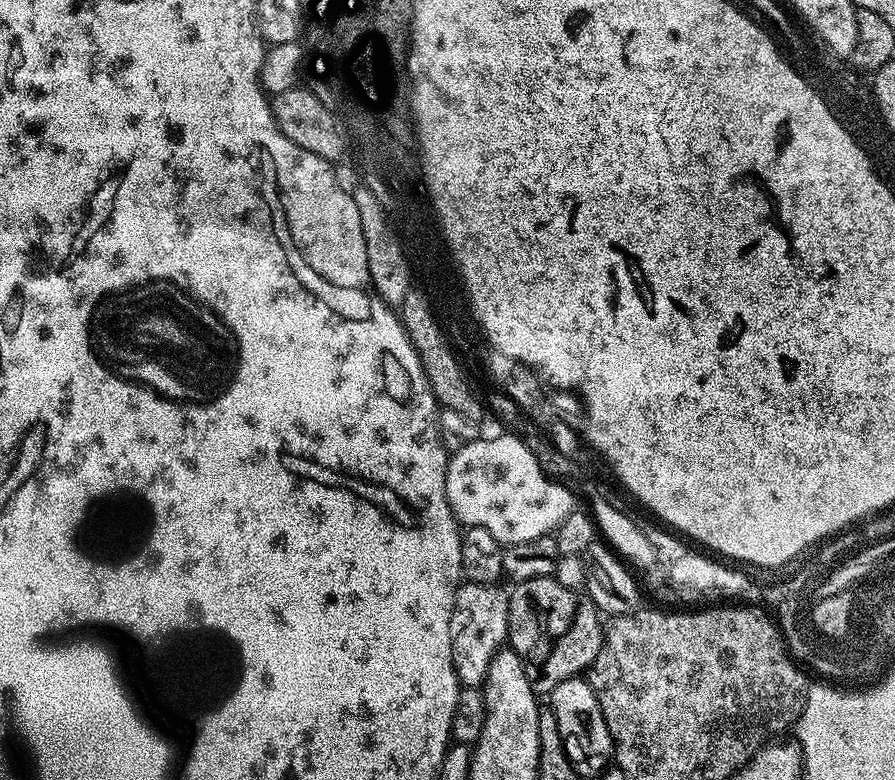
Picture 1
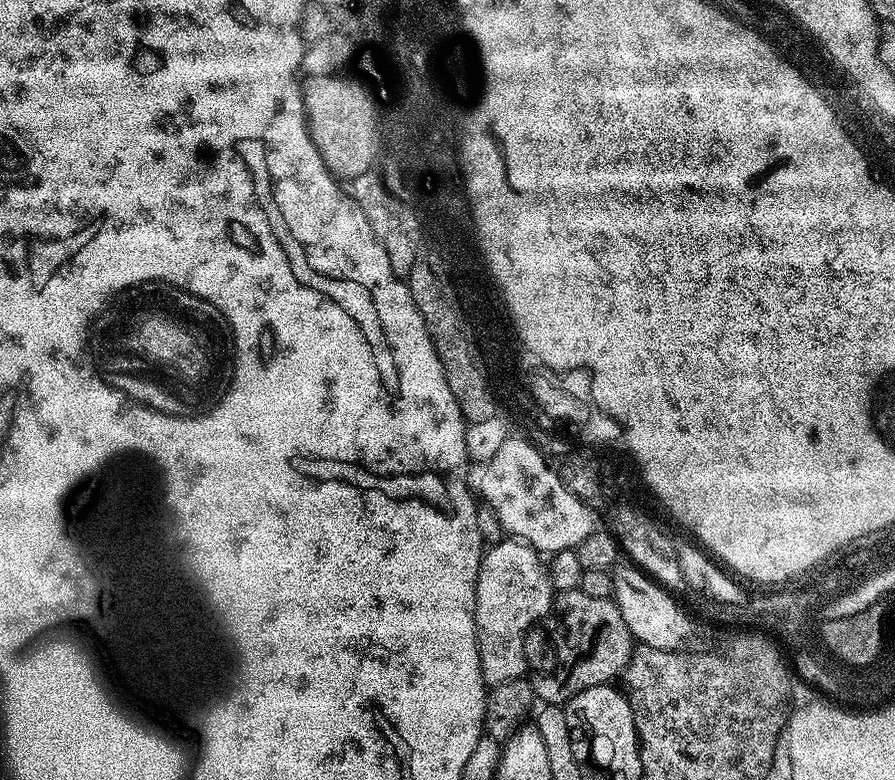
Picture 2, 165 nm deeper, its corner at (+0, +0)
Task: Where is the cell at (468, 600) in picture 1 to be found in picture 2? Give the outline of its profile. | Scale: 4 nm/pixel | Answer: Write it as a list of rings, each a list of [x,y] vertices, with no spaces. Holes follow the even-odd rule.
[[[504,538],[493,543],[481,555],[478,582],[476,583],[476,646],[480,649],[480,669],[485,685],[510,684],[525,675],[528,668],[528,652],[524,649],[524,639],[532,624],[552,612],[554,589],[548,578],[546,564],[541,553],[525,544],[523,540]]]

